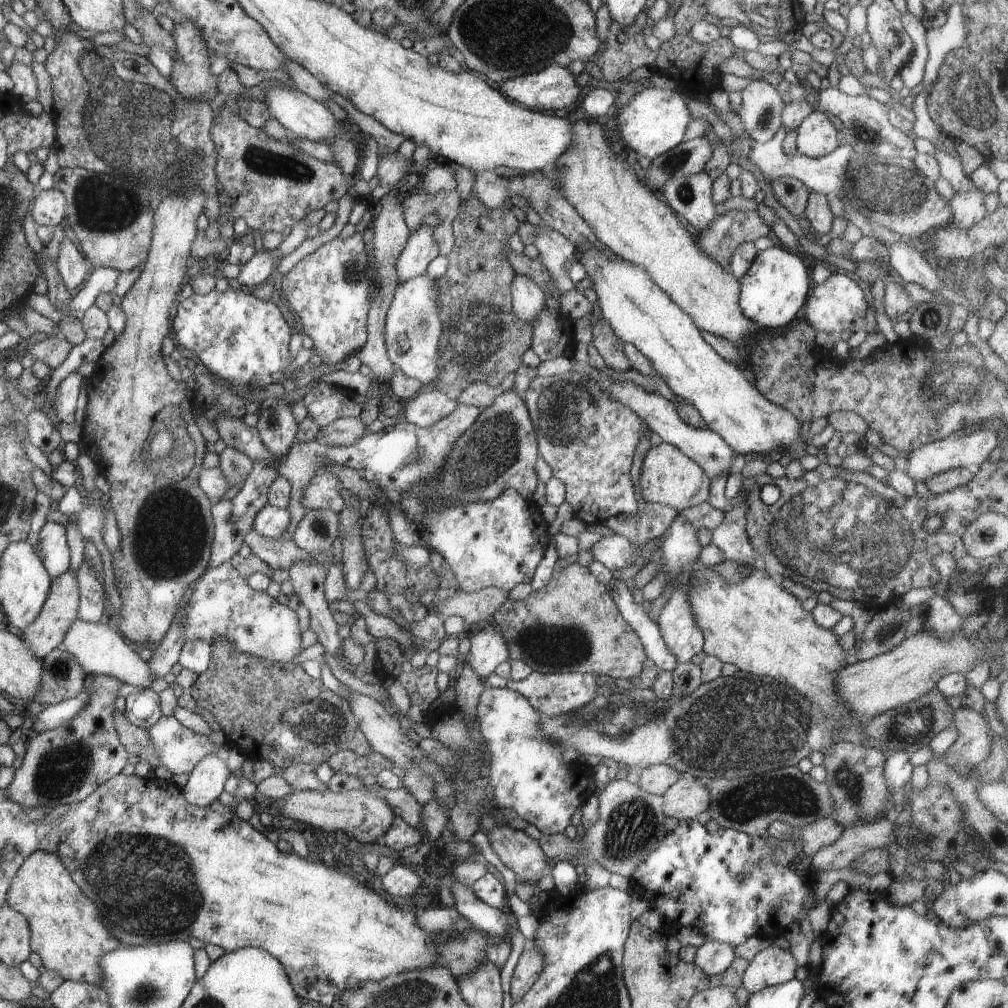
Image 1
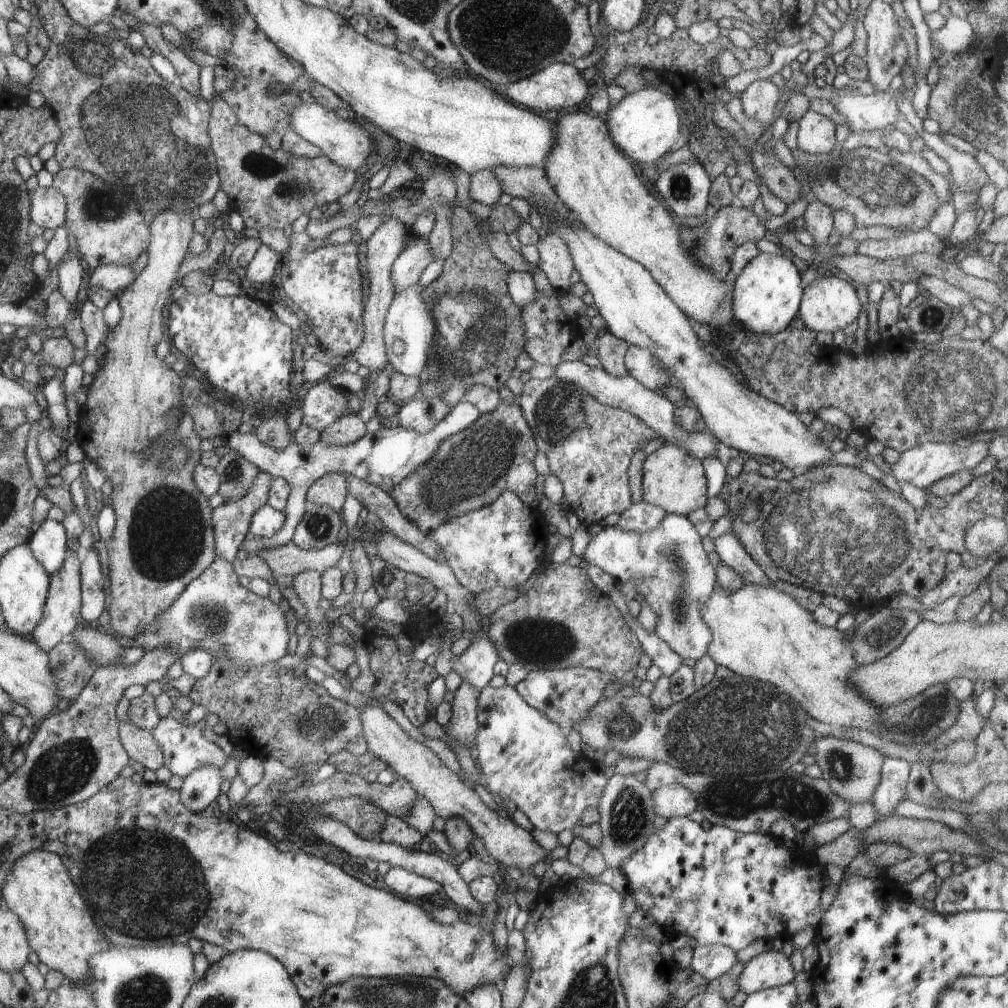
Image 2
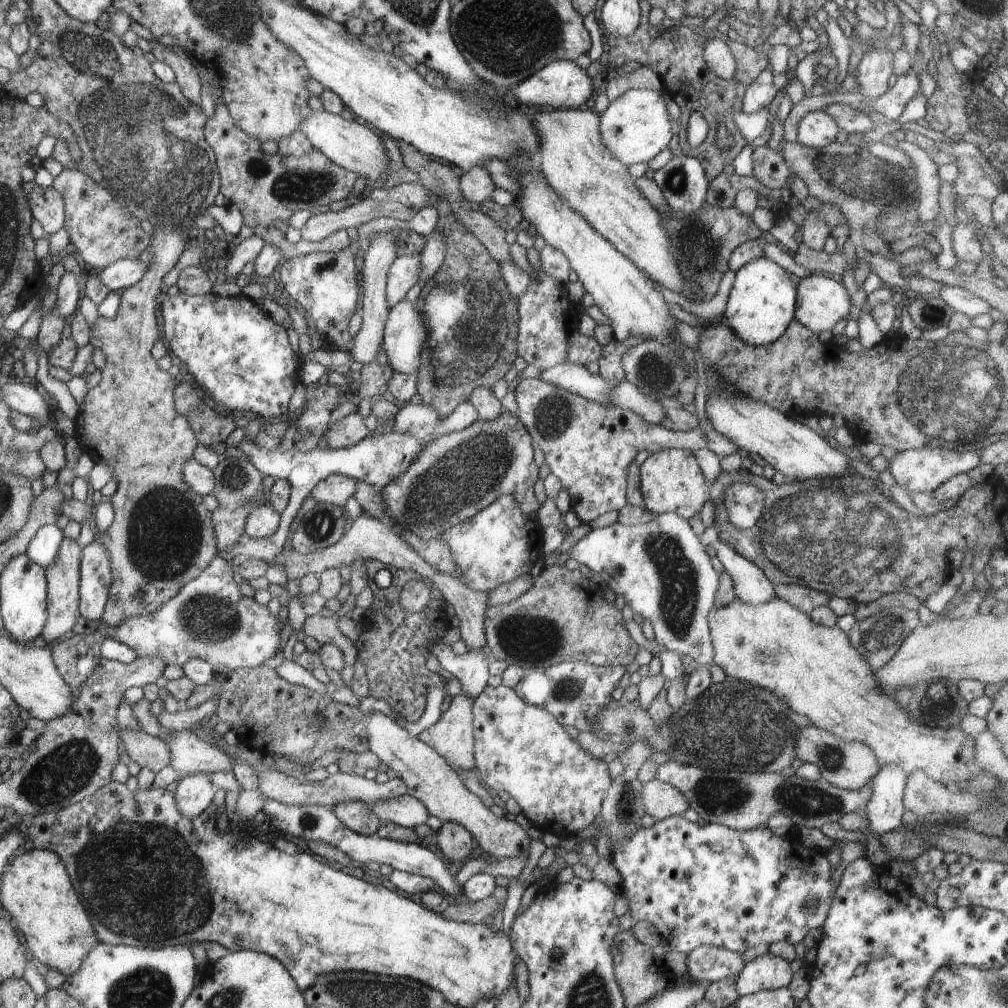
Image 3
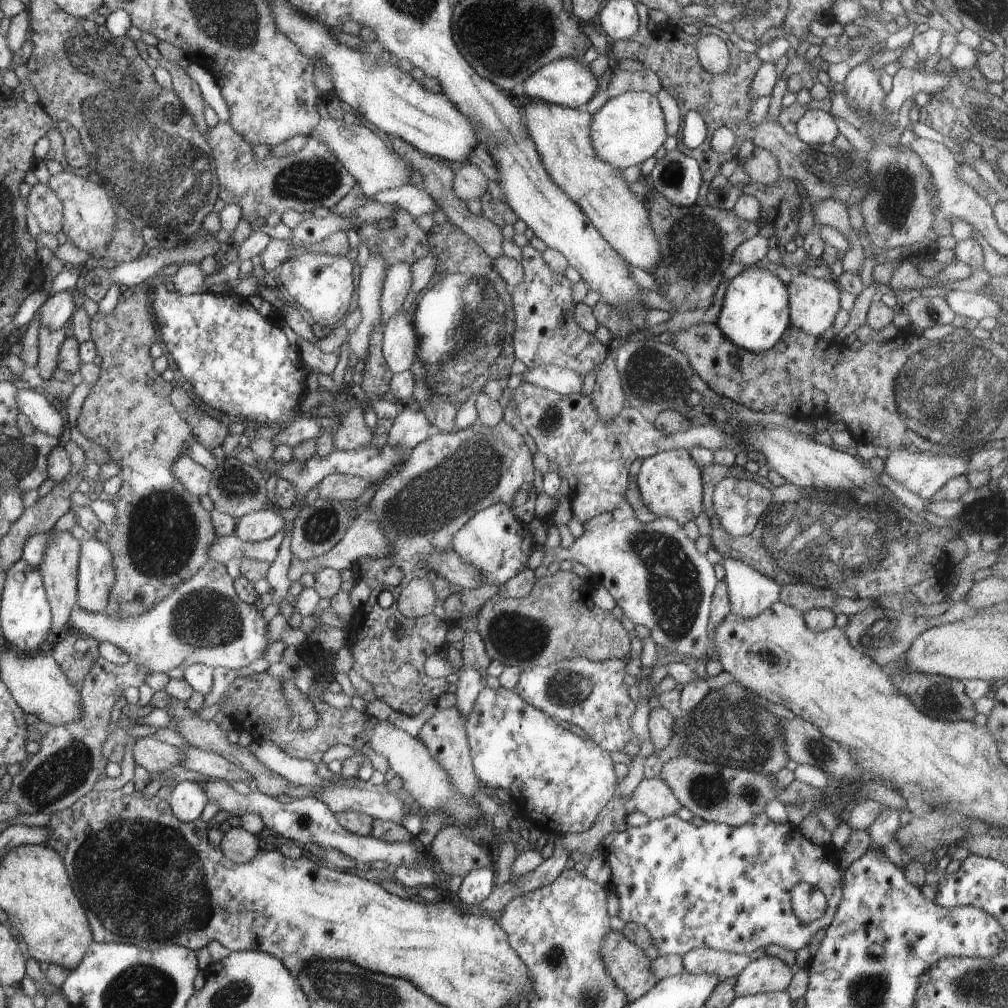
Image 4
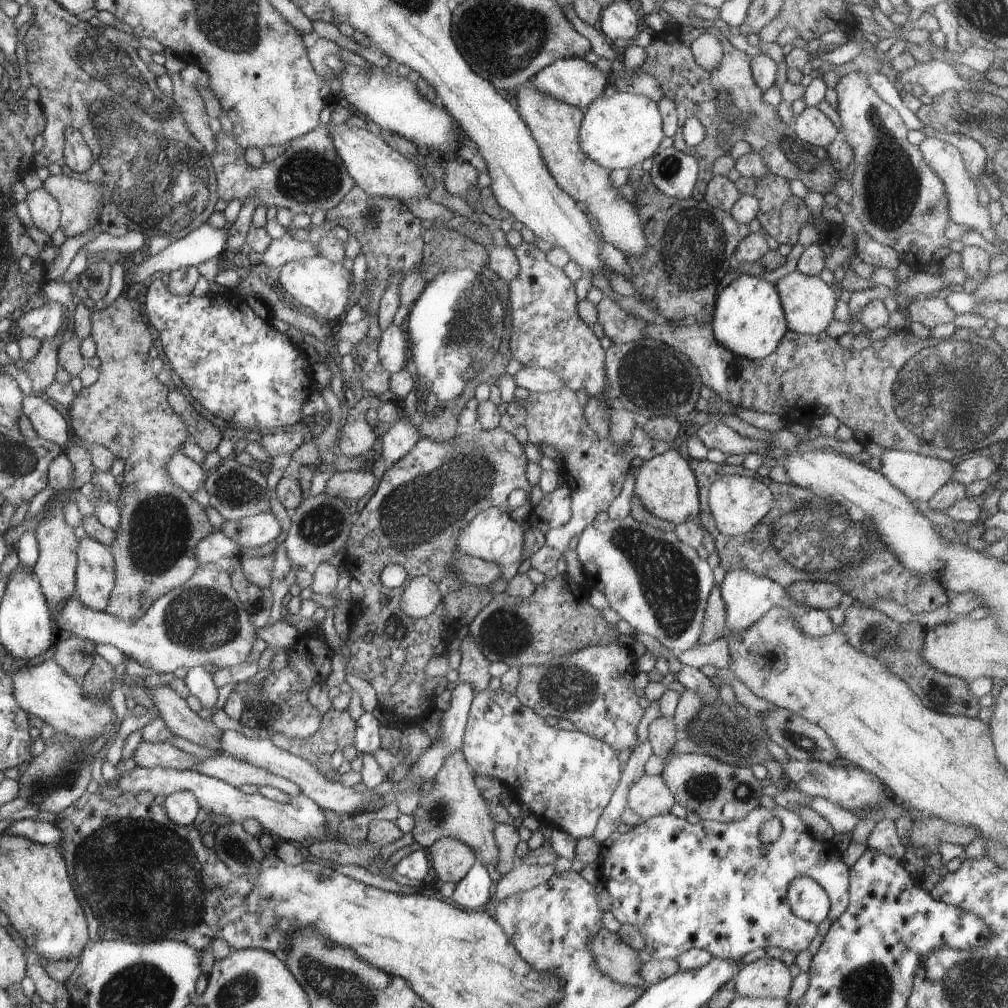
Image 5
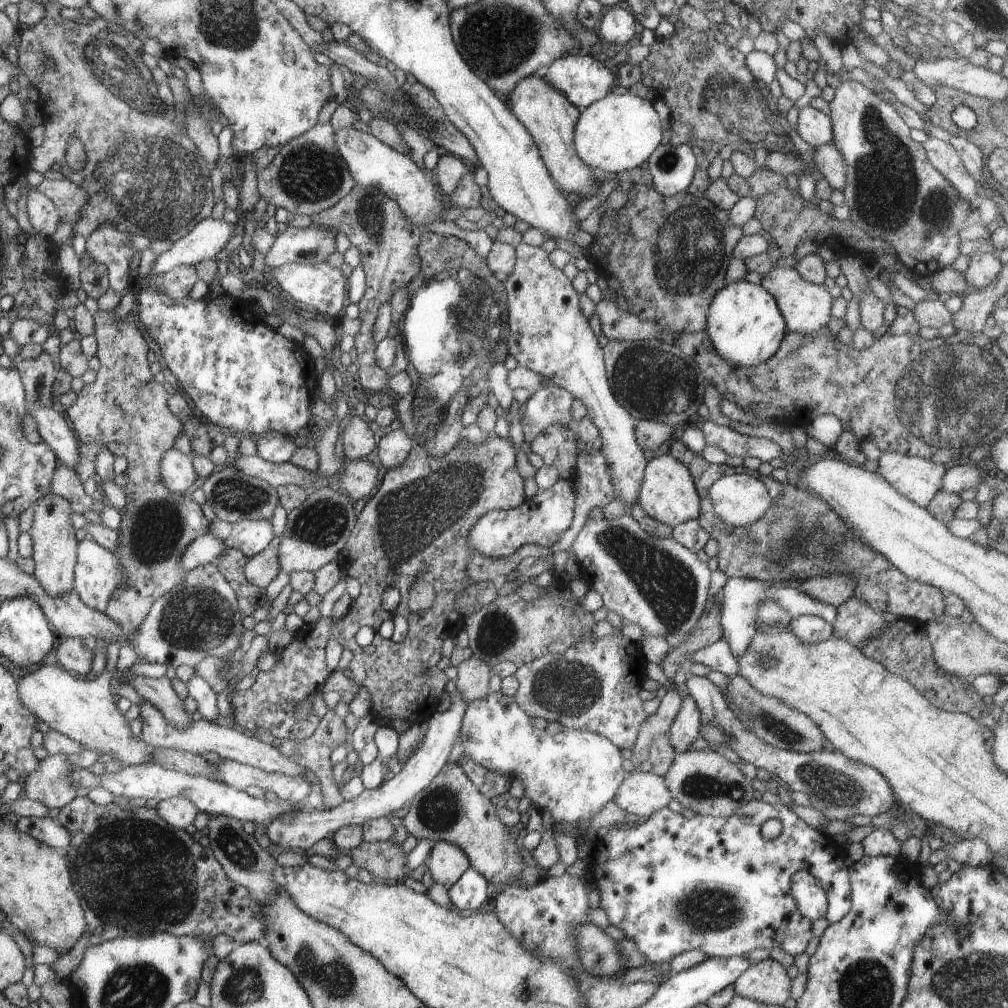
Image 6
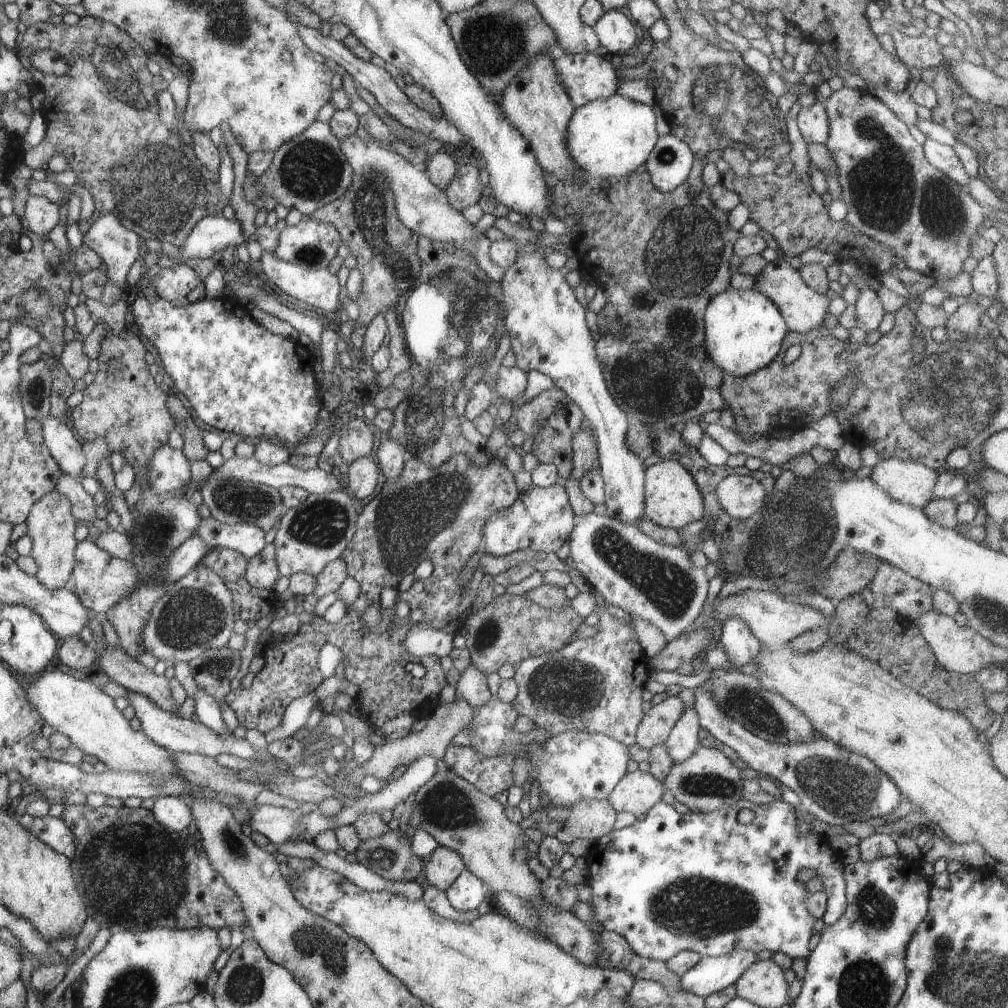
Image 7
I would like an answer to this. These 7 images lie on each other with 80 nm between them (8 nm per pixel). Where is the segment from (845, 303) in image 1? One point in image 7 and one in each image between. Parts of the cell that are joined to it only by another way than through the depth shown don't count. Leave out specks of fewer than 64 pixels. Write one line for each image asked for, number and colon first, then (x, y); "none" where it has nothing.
2: (829, 303)
3: (822, 301)
4: (814, 302)
5: (808, 303)
6: (806, 307)
7: (803, 308)

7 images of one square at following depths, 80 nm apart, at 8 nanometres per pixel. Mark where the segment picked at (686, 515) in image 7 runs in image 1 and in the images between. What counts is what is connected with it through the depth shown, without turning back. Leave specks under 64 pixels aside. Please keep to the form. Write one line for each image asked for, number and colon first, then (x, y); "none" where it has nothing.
1: (668, 477)
2: (673, 479)
3: (671, 481)
4: (670, 482)
5: (666, 485)
6: (667, 494)

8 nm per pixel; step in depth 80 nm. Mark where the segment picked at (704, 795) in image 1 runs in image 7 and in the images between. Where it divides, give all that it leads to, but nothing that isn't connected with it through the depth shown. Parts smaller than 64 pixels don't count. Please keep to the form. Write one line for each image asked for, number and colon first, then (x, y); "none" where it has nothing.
2: (672, 801)
3: (661, 800)
4: (653, 797)
5: (649, 797)
6: (642, 793)
7: (636, 792)

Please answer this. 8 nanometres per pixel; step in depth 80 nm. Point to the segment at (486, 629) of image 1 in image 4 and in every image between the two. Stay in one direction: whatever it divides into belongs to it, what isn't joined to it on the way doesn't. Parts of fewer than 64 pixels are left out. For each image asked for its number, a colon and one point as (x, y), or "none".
2: (476, 665)
3: (471, 669)
4: (470, 683)

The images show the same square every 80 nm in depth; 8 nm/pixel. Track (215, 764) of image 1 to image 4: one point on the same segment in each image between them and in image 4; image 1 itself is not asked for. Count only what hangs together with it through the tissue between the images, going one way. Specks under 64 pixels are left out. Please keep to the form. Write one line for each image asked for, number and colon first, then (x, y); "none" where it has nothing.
2: (202, 787)
3: (194, 793)
4: (187, 799)

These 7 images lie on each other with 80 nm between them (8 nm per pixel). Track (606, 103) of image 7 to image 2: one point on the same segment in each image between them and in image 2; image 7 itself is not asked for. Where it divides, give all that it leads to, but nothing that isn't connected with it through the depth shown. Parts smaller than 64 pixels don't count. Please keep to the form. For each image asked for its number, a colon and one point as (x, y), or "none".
2: (644, 125)
3: (636, 127)
4: (630, 128)
5: (620, 131)
6: (619, 132)

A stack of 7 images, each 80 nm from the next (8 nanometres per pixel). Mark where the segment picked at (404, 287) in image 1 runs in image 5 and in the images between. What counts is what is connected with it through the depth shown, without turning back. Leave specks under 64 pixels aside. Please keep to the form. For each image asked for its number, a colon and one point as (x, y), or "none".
2: (409, 330)
3: (405, 335)
4: (399, 344)
5: (393, 349)

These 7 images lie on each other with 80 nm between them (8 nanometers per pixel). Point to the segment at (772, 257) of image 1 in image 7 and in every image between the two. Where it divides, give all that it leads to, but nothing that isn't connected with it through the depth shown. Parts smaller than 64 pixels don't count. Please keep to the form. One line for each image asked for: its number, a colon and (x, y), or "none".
2: (766, 295)
3: (762, 303)
4: (755, 313)
5: (748, 319)
6: (744, 324)
7: (744, 330)

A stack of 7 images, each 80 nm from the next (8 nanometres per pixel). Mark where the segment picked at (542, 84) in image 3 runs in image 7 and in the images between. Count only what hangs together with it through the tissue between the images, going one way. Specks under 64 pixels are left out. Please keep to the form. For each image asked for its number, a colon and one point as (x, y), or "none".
4: (565, 82)
5: (579, 83)
6: (583, 79)
7: (586, 76)

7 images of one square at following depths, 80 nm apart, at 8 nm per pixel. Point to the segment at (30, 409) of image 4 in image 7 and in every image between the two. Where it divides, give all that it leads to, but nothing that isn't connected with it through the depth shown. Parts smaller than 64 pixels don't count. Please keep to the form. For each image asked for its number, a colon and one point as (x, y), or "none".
5: (48, 423)
6: (53, 428)
7: (60, 441)

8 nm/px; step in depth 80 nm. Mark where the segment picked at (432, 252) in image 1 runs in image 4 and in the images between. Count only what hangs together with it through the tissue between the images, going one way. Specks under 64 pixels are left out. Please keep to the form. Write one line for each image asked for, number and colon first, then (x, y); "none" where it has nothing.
2: (408, 268)
3: (404, 273)
4: (398, 278)

